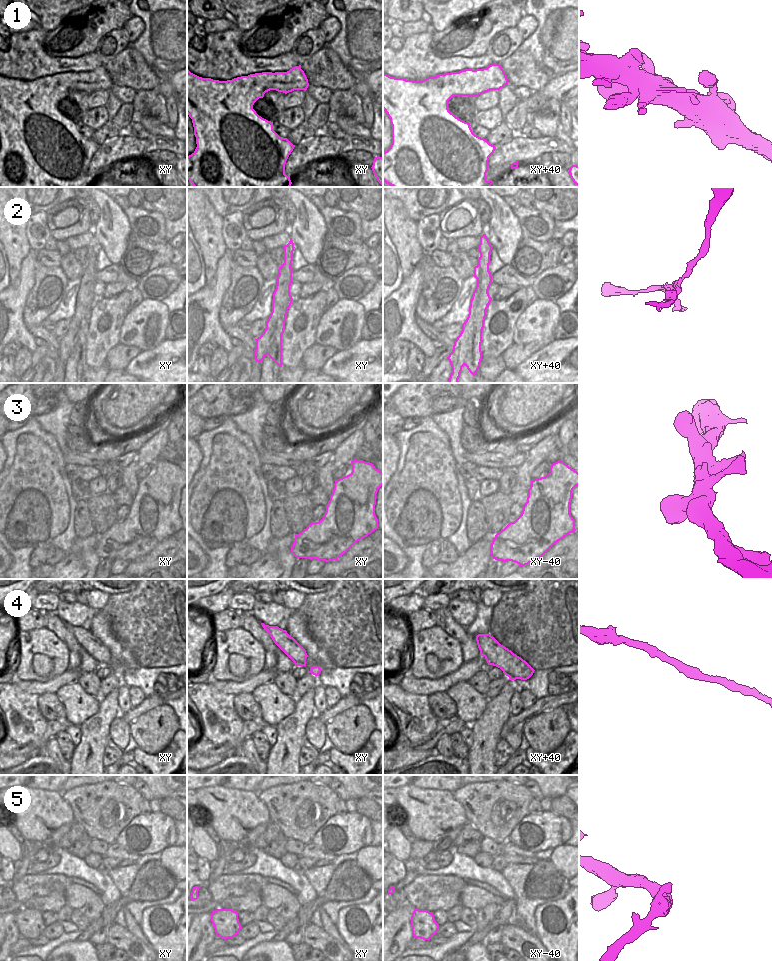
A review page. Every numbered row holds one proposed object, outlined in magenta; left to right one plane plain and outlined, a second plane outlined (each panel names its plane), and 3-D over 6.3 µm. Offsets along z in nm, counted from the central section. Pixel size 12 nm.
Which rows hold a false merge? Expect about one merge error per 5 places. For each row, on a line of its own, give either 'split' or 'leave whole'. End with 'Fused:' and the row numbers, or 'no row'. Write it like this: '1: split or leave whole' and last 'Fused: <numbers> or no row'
1: leave whole
2: split
3: leave whole
4: leave whole
5: leave whole
Fused: 2

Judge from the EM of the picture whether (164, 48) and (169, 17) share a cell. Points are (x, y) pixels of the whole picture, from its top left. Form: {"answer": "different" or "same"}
{"answer": "same"}

